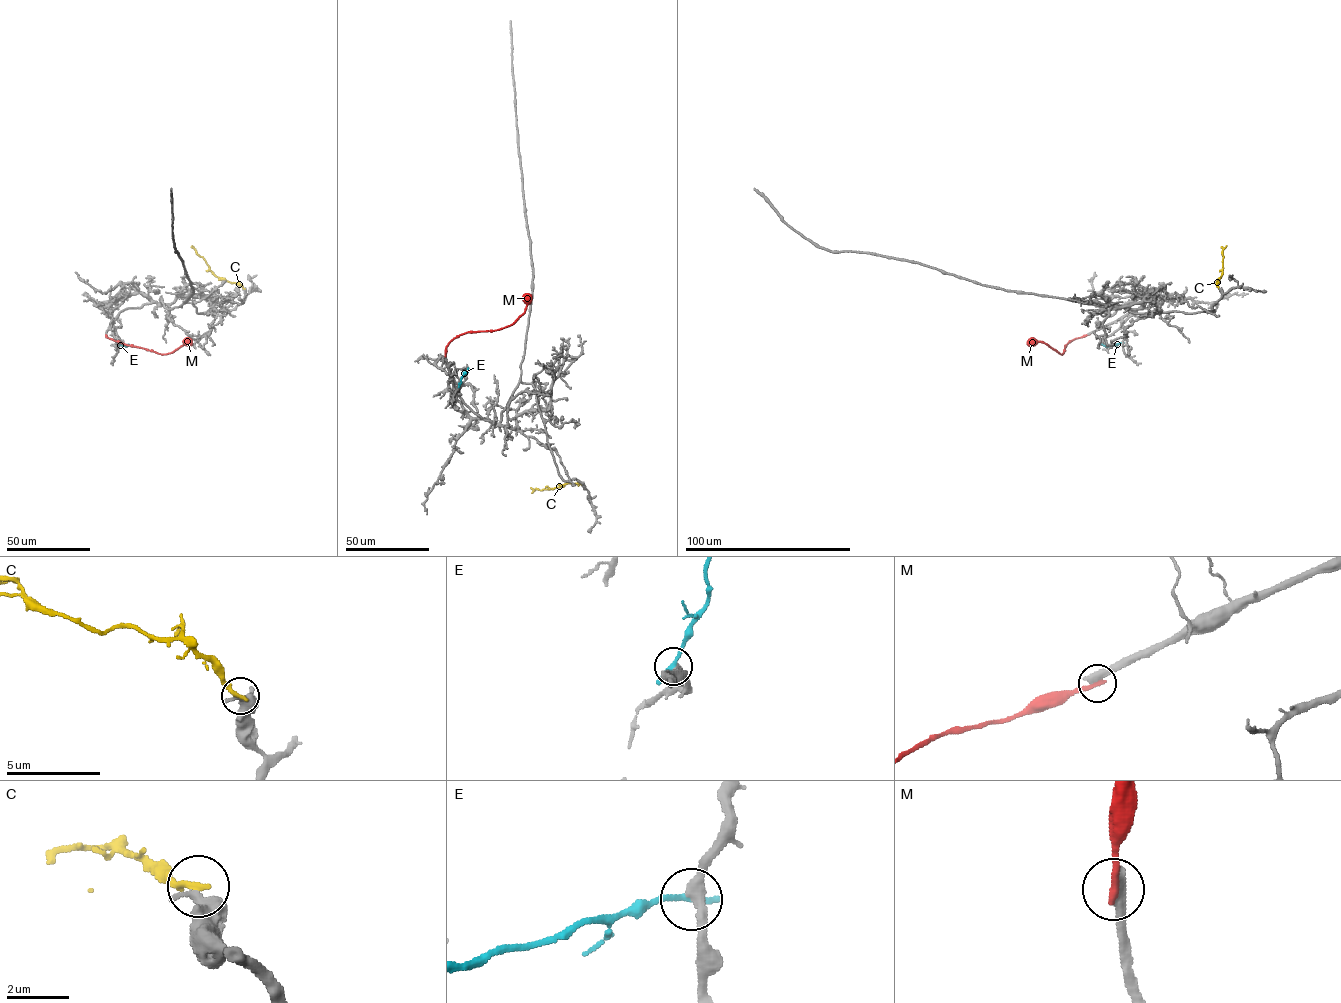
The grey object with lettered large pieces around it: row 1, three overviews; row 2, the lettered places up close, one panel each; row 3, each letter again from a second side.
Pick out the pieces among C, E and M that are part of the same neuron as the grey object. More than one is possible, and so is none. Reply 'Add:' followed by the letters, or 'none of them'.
Add: none of them

